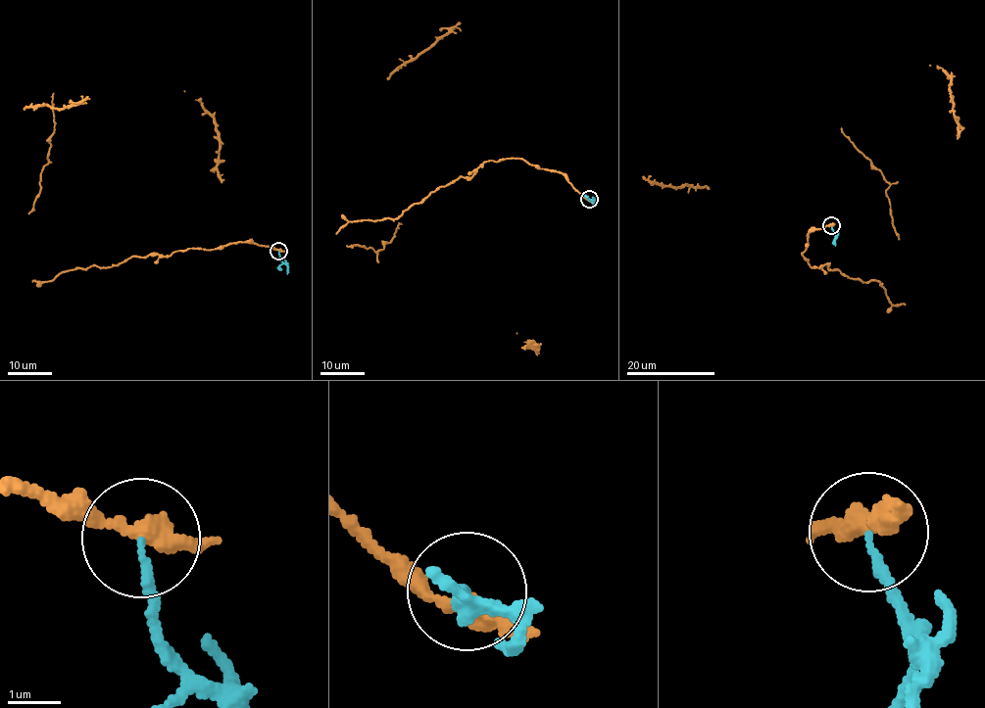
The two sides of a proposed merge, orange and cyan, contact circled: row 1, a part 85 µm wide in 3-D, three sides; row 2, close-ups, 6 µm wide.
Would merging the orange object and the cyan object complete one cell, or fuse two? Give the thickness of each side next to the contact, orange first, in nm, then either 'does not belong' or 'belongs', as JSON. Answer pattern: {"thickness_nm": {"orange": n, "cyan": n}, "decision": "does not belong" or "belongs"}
{"thickness_nm": {"orange": 320, "cyan": 140}, "decision": "does not belong"}

